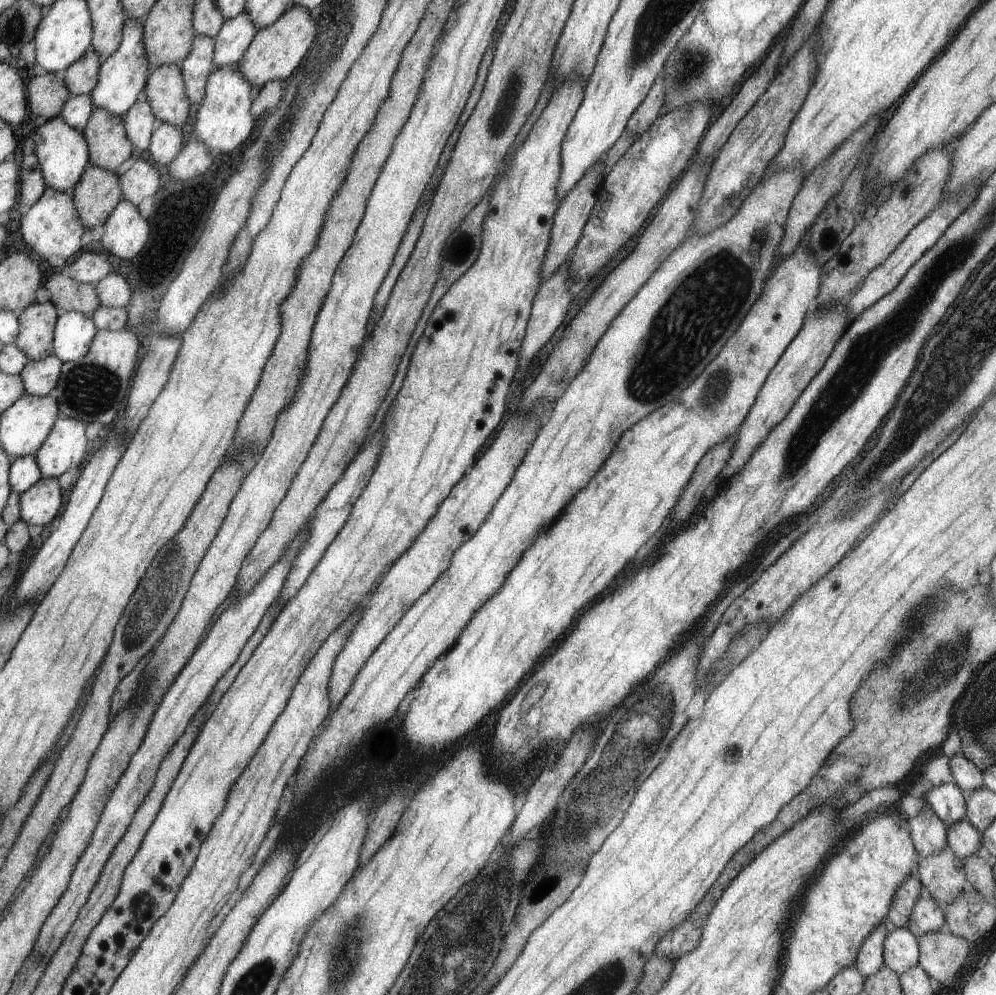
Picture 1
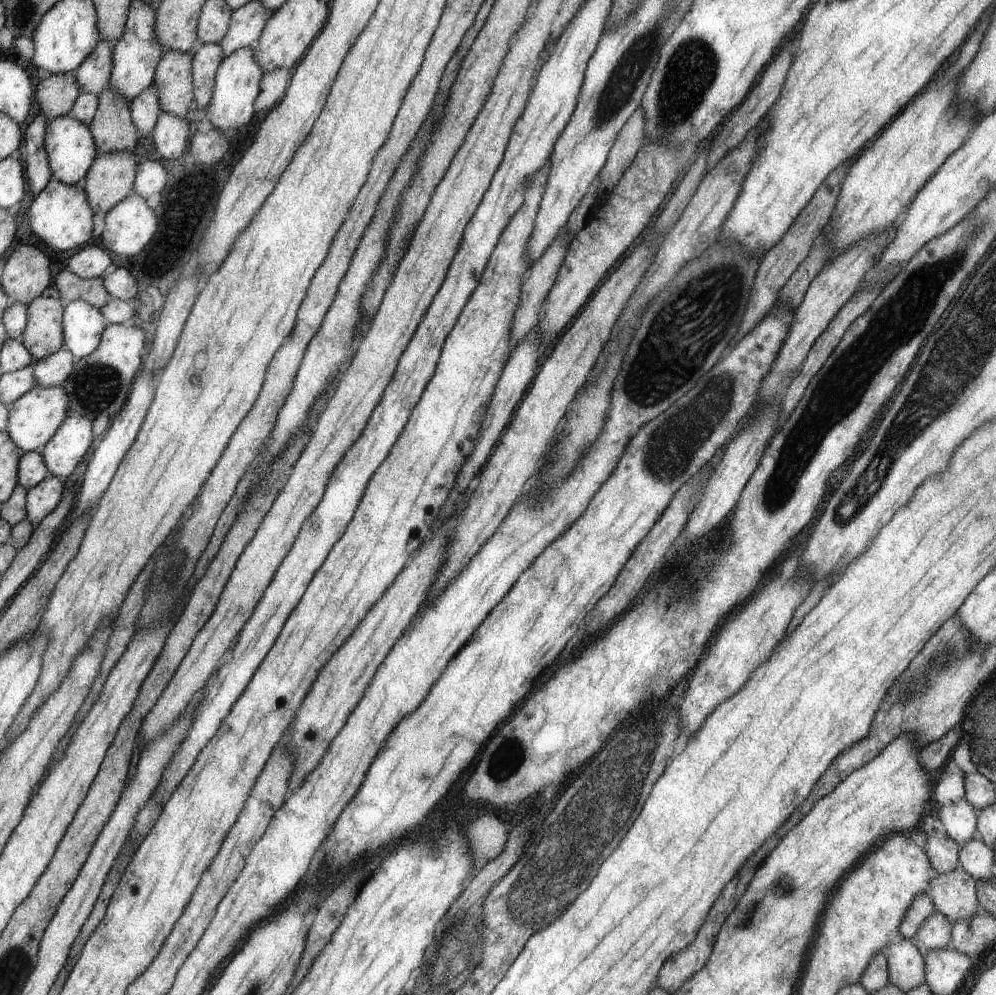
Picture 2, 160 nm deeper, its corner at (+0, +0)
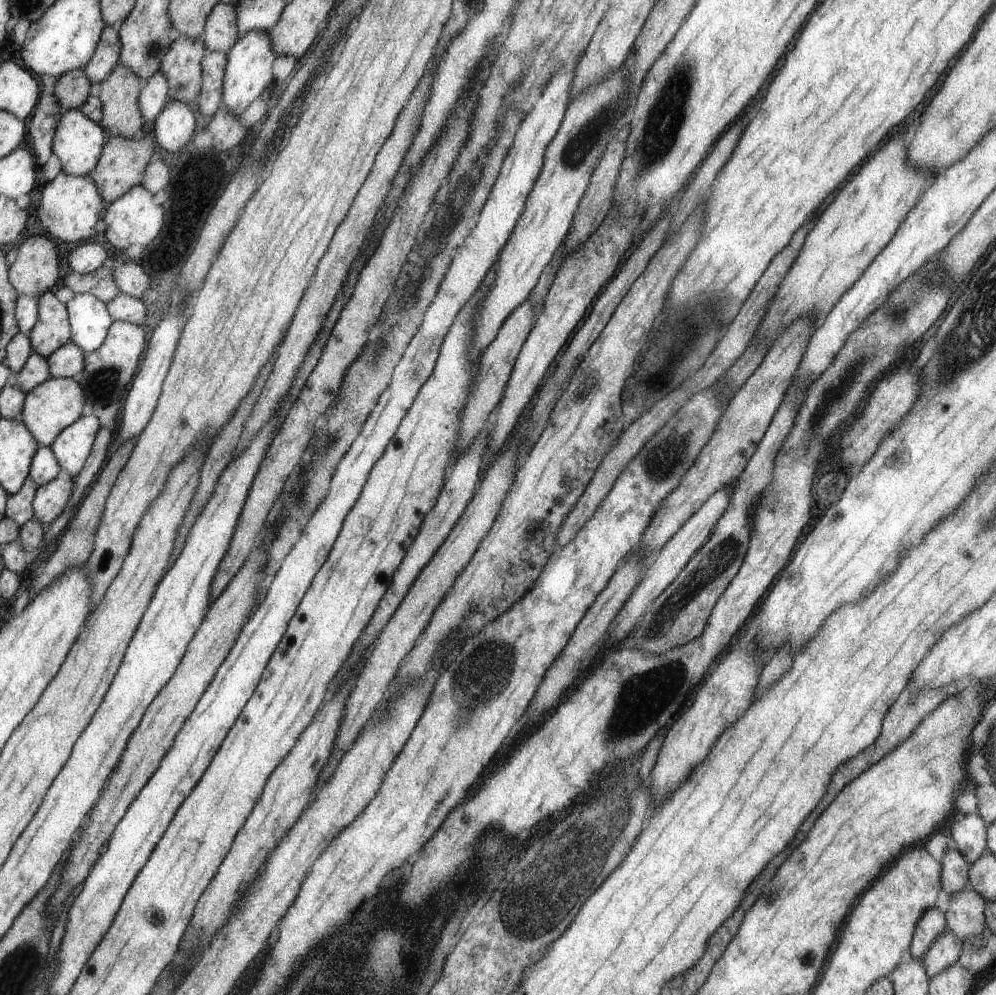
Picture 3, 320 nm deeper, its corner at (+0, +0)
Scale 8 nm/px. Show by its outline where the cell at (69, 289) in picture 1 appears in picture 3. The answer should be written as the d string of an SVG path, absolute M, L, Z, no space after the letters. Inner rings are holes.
M108 265L85 275L71 272L63 280L63 284L68 286L76 295L78 293L88 293L107 304L121 292L114 278L114 272Z

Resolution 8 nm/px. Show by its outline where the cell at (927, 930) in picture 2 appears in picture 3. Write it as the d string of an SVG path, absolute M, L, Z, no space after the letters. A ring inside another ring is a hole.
M950 932L942 933L922 958L923 967L925 968L926 974L930 979L936 975L939 975L944 969L958 963L962 953L963 941L956 938L956 936Z

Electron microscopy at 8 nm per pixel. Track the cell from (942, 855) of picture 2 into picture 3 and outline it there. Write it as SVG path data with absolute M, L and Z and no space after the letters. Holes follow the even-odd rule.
M956 849L948 850L941 865L941 885L948 896L954 897L967 888L971 866Z

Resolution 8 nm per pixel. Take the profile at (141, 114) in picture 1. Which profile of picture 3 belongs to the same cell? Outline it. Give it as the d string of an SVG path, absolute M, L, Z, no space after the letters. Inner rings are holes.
M162 70L146 79L146 86L142 88L139 97L139 107L146 120L154 121L170 100L169 84Z

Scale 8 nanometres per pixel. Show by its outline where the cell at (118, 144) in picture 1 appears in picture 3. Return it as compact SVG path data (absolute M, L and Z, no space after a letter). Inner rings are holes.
M118 64L96 88L102 106L103 117L99 122L108 128L112 137L125 136L131 139L144 126L139 97L141 96L142 77L130 67Z

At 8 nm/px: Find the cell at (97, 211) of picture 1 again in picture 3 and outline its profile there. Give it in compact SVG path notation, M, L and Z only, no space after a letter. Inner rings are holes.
M114 135L109 139L104 146L104 152L97 167L90 174L107 204L120 199L132 187L142 185L142 178L146 176L148 162L152 160L152 154L154 154L154 144L147 137L134 136L129 139L125 136Z

